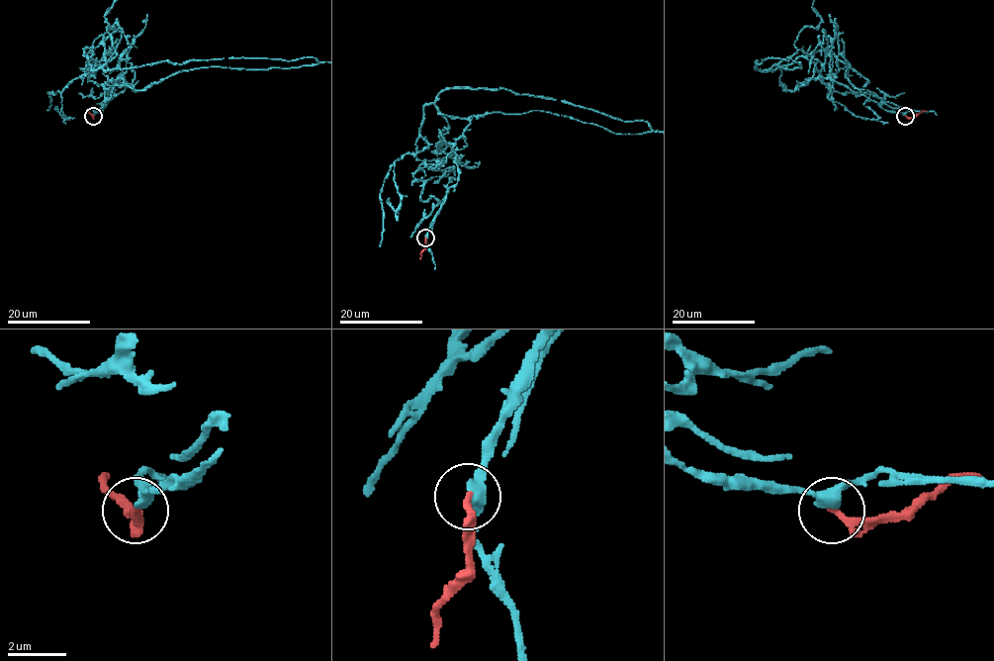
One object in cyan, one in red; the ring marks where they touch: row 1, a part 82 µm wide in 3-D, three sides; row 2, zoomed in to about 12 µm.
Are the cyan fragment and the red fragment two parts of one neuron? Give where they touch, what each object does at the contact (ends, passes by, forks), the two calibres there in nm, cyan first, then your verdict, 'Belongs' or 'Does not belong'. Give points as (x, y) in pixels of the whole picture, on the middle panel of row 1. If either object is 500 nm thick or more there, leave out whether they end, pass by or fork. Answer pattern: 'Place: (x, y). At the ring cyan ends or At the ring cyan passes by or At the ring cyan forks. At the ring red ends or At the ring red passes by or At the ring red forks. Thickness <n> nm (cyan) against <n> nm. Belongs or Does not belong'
Place: (425, 237). At the ring cyan passes by. At the ring red ends. Thickness 360 nm (cyan) against 240 nm. Belongs

